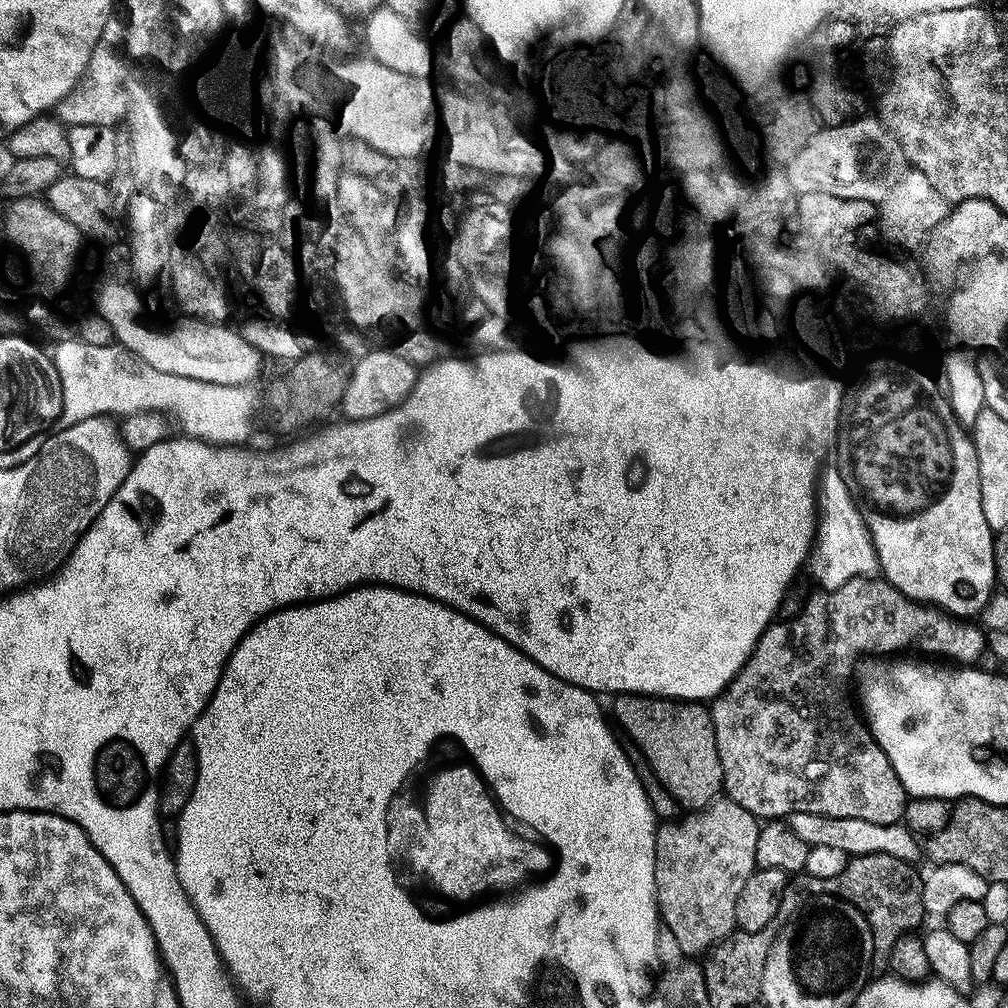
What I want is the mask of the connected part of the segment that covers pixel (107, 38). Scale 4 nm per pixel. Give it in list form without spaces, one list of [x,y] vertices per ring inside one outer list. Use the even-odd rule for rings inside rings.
[[[113,18],[104,24],[102,34],[91,51],[90,61],[84,67],[78,82],[65,94],[54,109],[54,115],[57,120],[65,124],[65,127],[74,125],[92,125],[95,122],[104,122],[107,120],[113,123],[121,123],[128,109],[128,98],[130,85],[128,78],[130,70],[126,65],[126,57],[122,43],[123,23],[119,19]],[[108,70],[116,73],[116,79],[112,79],[112,74]]]

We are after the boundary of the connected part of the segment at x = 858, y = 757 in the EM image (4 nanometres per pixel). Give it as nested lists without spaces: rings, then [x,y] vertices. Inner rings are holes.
[[[866,576],[854,578],[833,592],[816,590],[805,599],[797,616],[780,623],[784,624],[769,624],[748,655],[748,661],[710,704],[724,775],[723,795],[757,818],[809,812],[830,818],[862,818],[879,824],[901,823],[909,793],[904,791],[898,774],[894,774],[894,766],[890,766],[890,758],[886,758],[882,746],[872,737],[861,713],[852,709],[848,697],[848,679],[851,676],[853,679],[858,664],[856,656],[863,652],[898,654],[902,648],[916,644],[920,651],[917,653],[925,657],[947,658],[960,666],[972,666],[980,655],[985,655],[985,629],[967,619],[949,616],[931,604],[909,600],[883,578]]]

